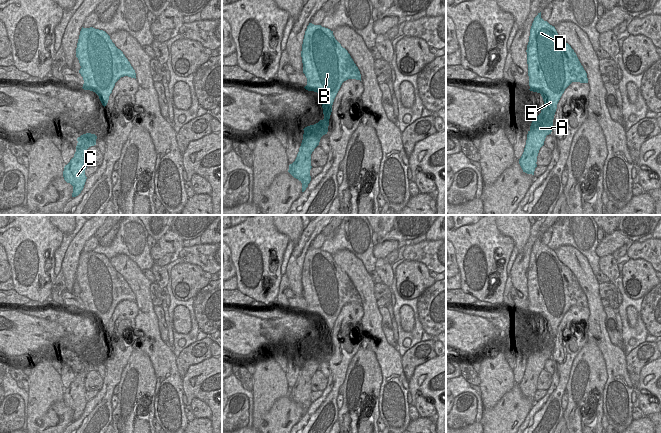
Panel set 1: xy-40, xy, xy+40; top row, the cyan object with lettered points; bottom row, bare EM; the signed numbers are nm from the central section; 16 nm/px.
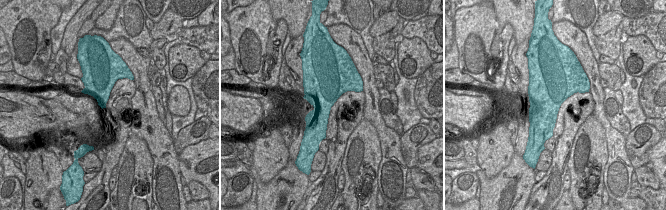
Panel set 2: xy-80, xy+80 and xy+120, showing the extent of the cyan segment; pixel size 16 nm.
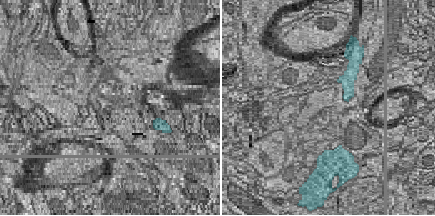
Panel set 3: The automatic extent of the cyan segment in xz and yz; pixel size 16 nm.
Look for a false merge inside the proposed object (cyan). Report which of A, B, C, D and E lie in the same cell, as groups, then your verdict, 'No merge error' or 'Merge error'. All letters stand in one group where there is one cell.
Groups: A B C D E. No merge error

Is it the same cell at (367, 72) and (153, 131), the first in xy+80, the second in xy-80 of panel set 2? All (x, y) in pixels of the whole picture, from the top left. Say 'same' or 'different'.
same

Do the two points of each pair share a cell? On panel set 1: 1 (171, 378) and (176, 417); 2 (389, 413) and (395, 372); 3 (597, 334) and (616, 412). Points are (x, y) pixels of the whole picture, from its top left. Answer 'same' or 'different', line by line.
1: same
2: same
3: same

